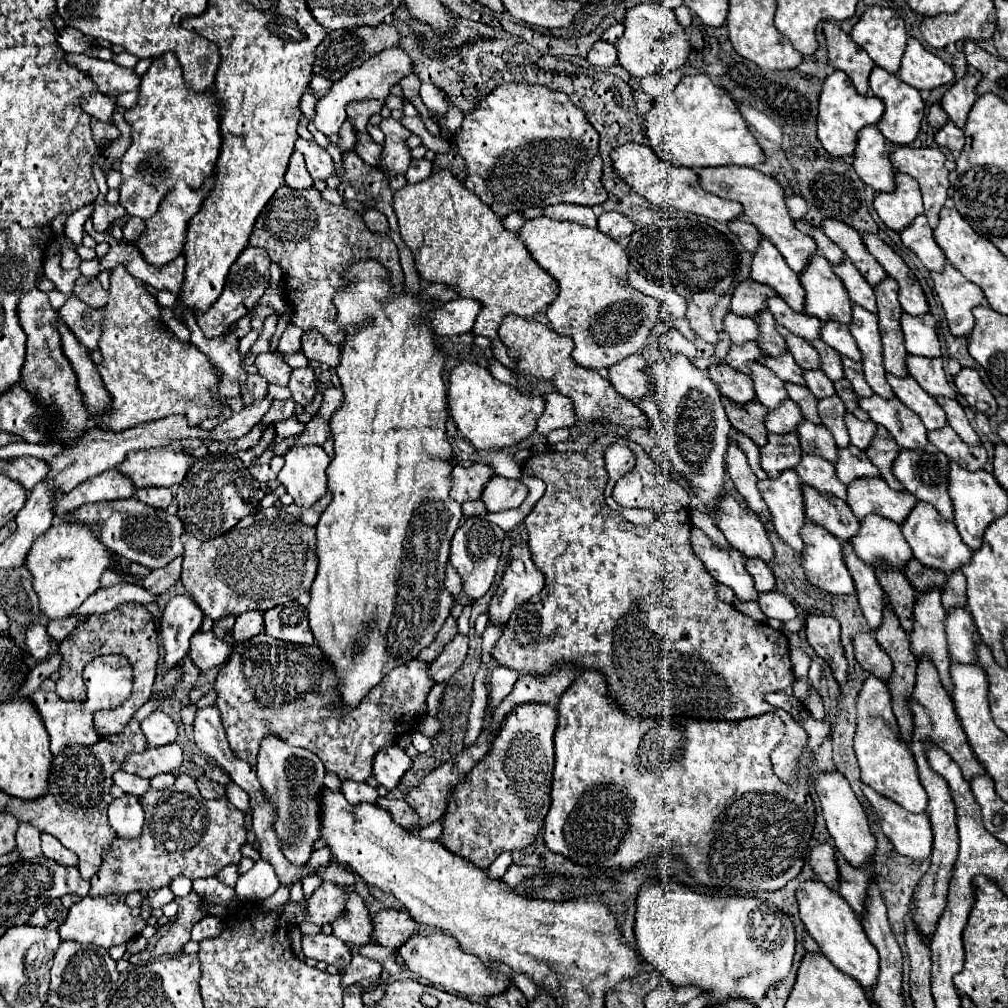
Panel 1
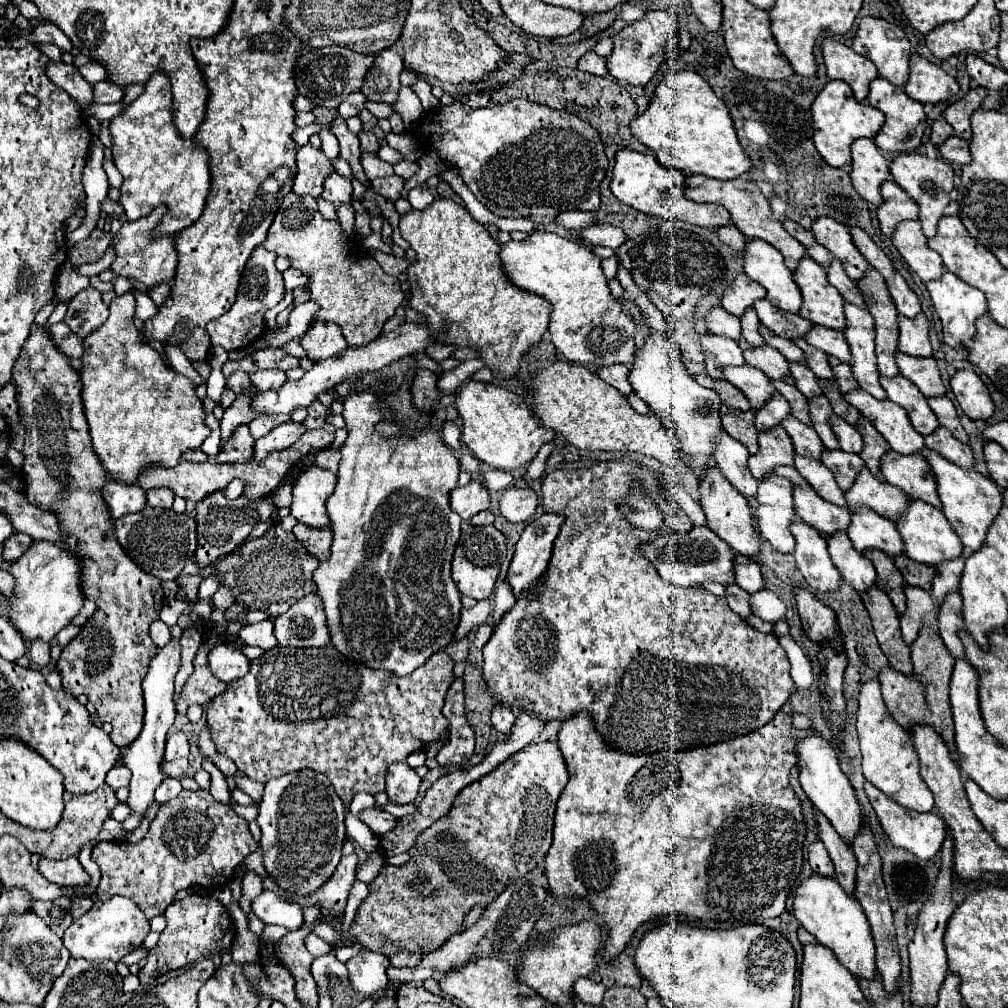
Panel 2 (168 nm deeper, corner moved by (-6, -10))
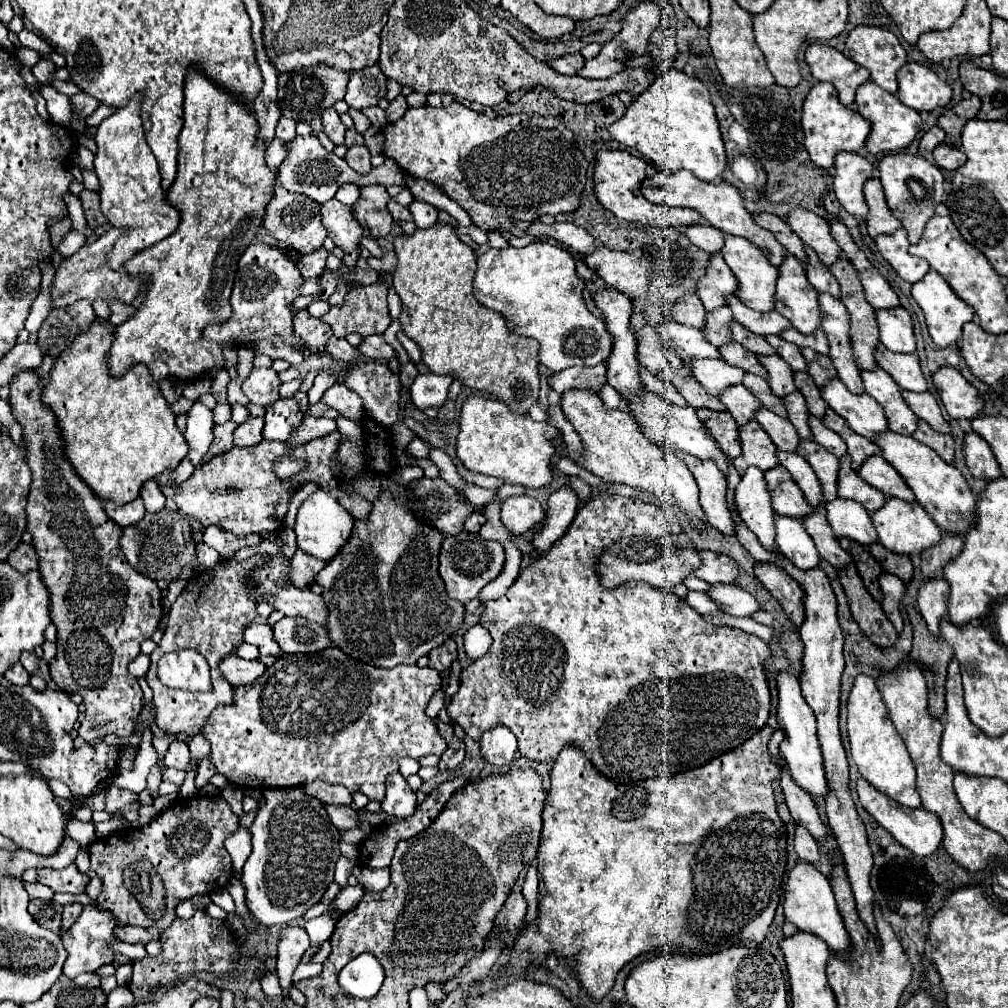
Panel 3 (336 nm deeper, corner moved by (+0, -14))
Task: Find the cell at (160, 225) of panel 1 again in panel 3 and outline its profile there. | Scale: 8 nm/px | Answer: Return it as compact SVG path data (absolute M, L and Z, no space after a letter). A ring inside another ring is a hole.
M111 227L105 235L101 235L97 241L93 241L91 245L85 245L81 251L77 251L75 255L67 257L61 261L61 265L55 271L55 279L53 285L49 289L51 293L51 309L59 309L59 307L69 307L79 299L87 299L87 301L95 301L95 299L103 299L103 301L121 301L121 303L131 303L133 297L139 291L139 285L145 283L143 277L131 277L125 271L113 271L105 265L105 255L111 251L113 243L117 241L117 237L121 235L121 229Z

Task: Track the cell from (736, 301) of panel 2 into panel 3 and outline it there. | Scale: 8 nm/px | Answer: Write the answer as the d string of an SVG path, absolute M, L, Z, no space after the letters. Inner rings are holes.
M721 253L711 255L705 275L695 285L695 293L699 295L703 307L707 311L713 311L725 305L725 295L733 295L735 289L737 289L737 279L727 267Z

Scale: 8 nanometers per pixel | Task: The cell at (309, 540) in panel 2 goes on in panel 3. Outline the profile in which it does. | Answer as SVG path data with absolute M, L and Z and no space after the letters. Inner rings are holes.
M297 551L289 565L289 577L293 579L295 587L309 587L323 567L325 567L323 561L315 559L303 551Z

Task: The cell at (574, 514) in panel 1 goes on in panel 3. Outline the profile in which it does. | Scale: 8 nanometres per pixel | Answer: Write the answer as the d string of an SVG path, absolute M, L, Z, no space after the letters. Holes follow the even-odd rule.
M619 495L591 497L591 501L579 509L579 515L573 519L573 523L571 523L569 531L563 535L563 539L559 539L551 547L551 551L545 555L545 567L543 567L543 557L531 561L527 567L521 569L519 577L515 579L515 583L507 589L507 593L503 597L485 603L485 611L479 619L479 625L489 631L489 635L493 637L493 643L483 657L475 659L467 669L463 669L461 687L453 695L453 699L447 707L451 721L455 721L459 727L463 727L463 731L473 741L479 741L487 729L505 725L517 737L519 753L531 761L553 763L565 745L575 745L589 757L589 761L595 765L595 769L601 775L605 775L607 779L617 781L617 783L635 783L639 779L651 779L651 777L673 777L673 775L685 773L689 769L701 767L701 765L709 763L711 759L739 747L743 741L753 737L765 725L767 715L769 715L769 703L771 703L769 685L767 685L765 673L763 673L763 663L765 663L765 659L769 659L769 647L765 641L761 641L759 637L749 635L745 631L739 631L739 629L713 627L713 625L705 623L703 617L695 609L691 609L683 599L679 599L663 589L657 589L645 581L629 581L615 589L603 589L599 585L599 577L595 571L597 555L605 547L613 545L615 541L619 541L623 537L629 537L631 533L655 531L657 519L653 515L667 515L667 531L677 531L677 533L681 531L681 525L673 519L673 513L659 509L657 505L635 503L633 499L619 497Z

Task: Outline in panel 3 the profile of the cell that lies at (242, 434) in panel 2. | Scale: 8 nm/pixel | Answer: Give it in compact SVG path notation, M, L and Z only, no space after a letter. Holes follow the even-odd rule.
M227 421L227 423L223 423L223 425L215 425L215 427L213 427L215 439L211 441L209 451L203 455L205 461L209 461L209 459L213 459L215 455L221 455L221 453L225 453L225 451L229 451L229 449L233 447L233 431L235 431L235 427L237 427L235 421Z

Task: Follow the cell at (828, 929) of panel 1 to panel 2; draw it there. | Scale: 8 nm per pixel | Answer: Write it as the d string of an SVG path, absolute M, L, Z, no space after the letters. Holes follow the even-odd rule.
M813 875L805 879L797 891L795 891L795 917L797 921L811 933L815 939L831 949L841 965L845 965L857 979L871 981L877 973L875 967L875 945L869 931L867 917L863 909L859 907L859 901L851 895L845 895L845 891L839 887L839 883L833 877L821 877Z

